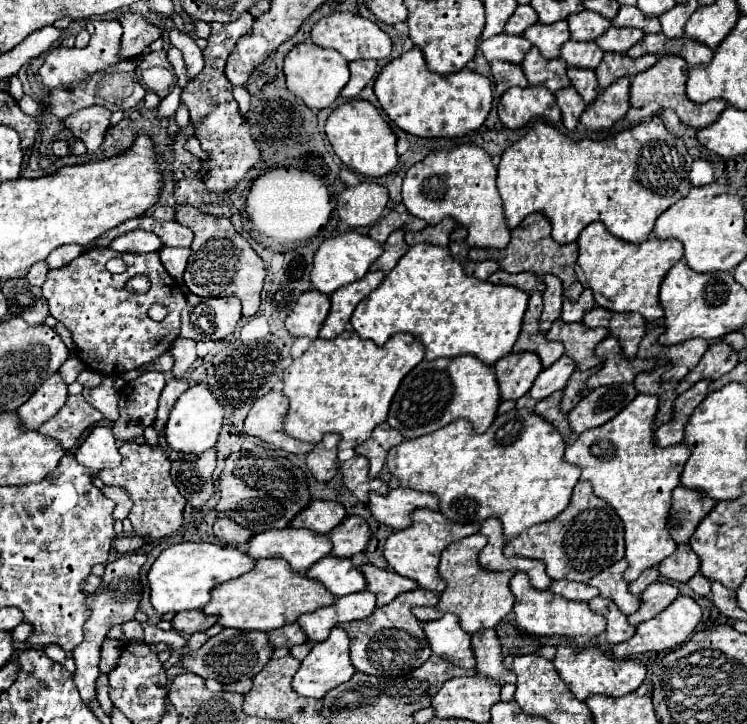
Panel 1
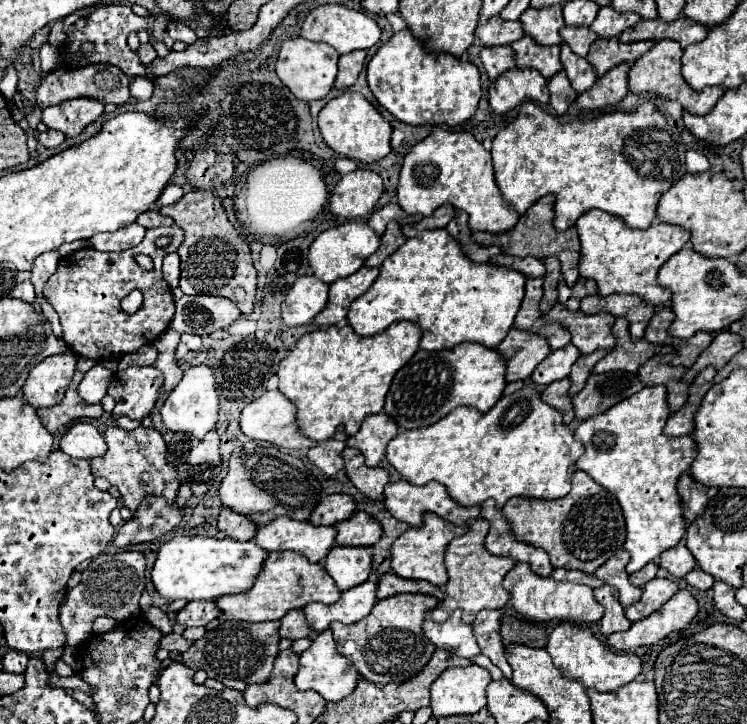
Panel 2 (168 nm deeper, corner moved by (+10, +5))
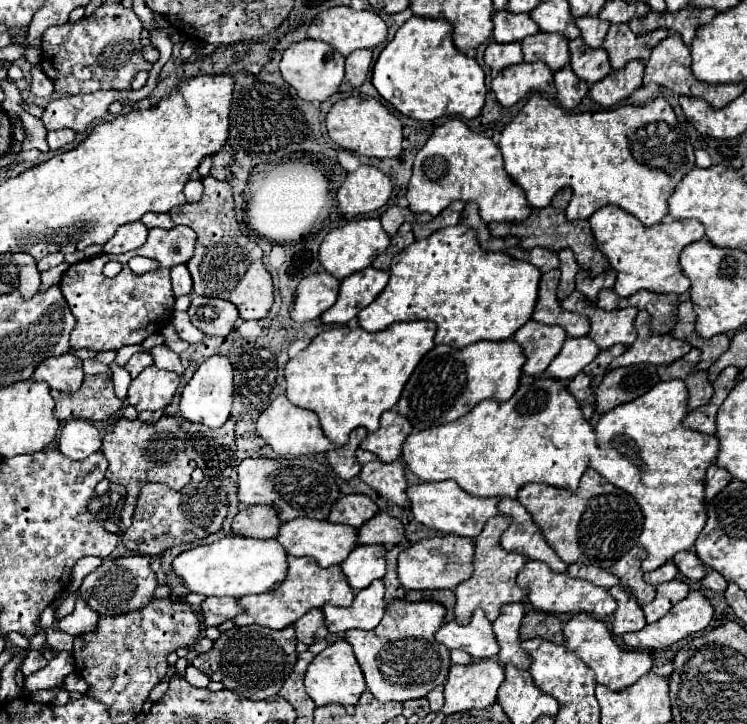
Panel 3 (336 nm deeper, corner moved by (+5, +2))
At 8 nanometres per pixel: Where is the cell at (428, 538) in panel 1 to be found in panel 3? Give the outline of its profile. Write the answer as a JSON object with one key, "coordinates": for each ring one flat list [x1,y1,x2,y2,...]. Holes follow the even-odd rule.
{"coordinates":[[441,535,423,539,399,553,399,581,407,591,455,589,459,583,467,581,473,575,473,551,475,551,473,541,459,535]]}

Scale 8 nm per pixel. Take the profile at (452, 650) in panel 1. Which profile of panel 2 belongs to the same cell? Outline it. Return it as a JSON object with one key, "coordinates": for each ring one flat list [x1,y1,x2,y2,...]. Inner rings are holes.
{"coordinates":[[454,610,452,616,438,624,432,620,424,620,424,636,436,646,436,648,444,648,450,650,462,658,474,658,480,654,480,648,476,644,476,638,472,634,472,626,464,624,460,620,462,612]]}

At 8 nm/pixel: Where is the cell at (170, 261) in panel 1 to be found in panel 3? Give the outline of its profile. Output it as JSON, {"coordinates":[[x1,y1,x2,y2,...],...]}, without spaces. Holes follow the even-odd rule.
{"coordinates":[[175,265,171,269,171,281,173,281,173,293,175,293,175,297,193,293,193,279,191,279,191,275,189,275,189,271,187,271,185,265]]}

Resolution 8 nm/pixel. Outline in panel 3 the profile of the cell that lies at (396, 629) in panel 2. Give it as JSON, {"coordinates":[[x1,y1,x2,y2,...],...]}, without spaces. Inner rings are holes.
{"coordinates":[[393,601,385,609,385,617,371,631,351,629,345,633,345,641,351,643,353,653,363,669,367,691,387,701,423,699,433,687,443,685,451,667,449,649,435,639,435,631,443,625,445,607,437,601]]}

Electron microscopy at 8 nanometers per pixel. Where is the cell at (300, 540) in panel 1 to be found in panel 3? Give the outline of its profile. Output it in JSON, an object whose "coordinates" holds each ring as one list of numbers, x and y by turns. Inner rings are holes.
{"coordinates":[[293,519,281,525,277,541,287,549,289,555,307,555,313,557,321,567,339,565,347,559,347,555,357,547,357,529,349,525,335,525,331,521,317,519]]}

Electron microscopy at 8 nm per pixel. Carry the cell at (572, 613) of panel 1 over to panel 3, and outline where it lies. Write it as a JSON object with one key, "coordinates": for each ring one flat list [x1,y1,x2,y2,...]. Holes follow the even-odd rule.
{"coordinates":[[529,559,525,563,525,567,519,571,517,585,529,589,529,603,535,609,555,613,555,615,561,615,561,613,573,613,573,615,575,613,589,613,591,617,603,619,603,617,613,615,615,607,617,607,615,599,611,597,611,593,607,589,597,587,597,585,585,581,585,579,567,577,567,573,555,573,555,571,547,569,547,565,543,561,535,561,535,559]]}

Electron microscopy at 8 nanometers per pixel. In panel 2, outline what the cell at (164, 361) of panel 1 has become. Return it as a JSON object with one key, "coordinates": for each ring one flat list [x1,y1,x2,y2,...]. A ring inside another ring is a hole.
{"coordinates":[[146,344,138,352,134,352,130,356,124,356,118,364,118,370,124,370,128,366,152,366,156,356,158,356,158,350,154,348,154,344]]}

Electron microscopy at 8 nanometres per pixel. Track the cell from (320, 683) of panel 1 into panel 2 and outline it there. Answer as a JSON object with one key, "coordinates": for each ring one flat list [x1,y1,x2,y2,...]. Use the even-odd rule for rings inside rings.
{"coordinates":[[330,628,320,632,312,640,312,646,306,652,302,652,300,666,298,666,298,672,294,676,294,684,296,684,298,690,314,690,324,700,332,700,332,702,338,702,338,700,346,698,354,690,356,680,358,680,358,672,342,654,338,654]]}

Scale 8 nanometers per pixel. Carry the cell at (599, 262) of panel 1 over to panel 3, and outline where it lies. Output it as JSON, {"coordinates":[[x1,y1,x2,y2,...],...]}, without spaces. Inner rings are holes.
{"coordinates":[[607,205,595,211,589,223,599,249,609,259,609,265,617,271,617,281,613,289,619,297,631,297,641,289,653,293,677,293,677,295,689,291,691,281,681,271,679,255,689,243,701,241,705,237,703,223,699,223,697,219,685,219,685,221,673,219,671,223,659,223,647,227,641,225,641,221,635,215,615,205]]}

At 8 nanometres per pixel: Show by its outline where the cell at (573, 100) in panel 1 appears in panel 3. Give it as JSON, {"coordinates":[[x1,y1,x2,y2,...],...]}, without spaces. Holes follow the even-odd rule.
{"coordinates":[[563,67,553,73,555,75,555,87,557,87,557,99,565,109,573,109,589,91,589,85,579,79,571,67]]}

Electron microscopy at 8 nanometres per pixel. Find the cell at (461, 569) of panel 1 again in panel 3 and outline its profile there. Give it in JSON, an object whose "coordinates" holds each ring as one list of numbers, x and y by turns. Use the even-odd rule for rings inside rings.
{"coordinates":[[497,515,497,517,491,517,481,535,475,539,475,559,473,559,473,577,463,581,457,589,455,589,455,595,457,595,457,605,455,605,455,621,465,625,473,611,475,609,483,609,487,611,487,617,491,621,495,621,499,617,499,609,501,605,505,603,515,603,515,601,525,601,527,593,515,583,517,579,517,573,521,571,521,567,525,565,525,557,521,553,511,553,511,551,505,551,499,543,503,531,509,527,511,523,511,517,509,515]]}

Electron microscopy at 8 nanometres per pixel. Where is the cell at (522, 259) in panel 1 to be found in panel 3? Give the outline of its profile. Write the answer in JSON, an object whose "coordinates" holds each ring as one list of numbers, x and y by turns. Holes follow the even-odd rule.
{"coordinates":[[561,189,555,195,555,199,551,201,551,205,547,205,543,209,533,209,533,213,523,223,491,223,489,231,493,237,517,235,523,239,525,249,533,249,535,245,539,245,539,247,547,247,553,251,561,251,565,247,569,247,575,251,575,257,577,257,577,263,581,269,589,271,591,275,599,275,609,267,607,257,595,247,597,243,593,239,589,221,567,221,567,217,565,217,567,205,569,205,569,189]]}

